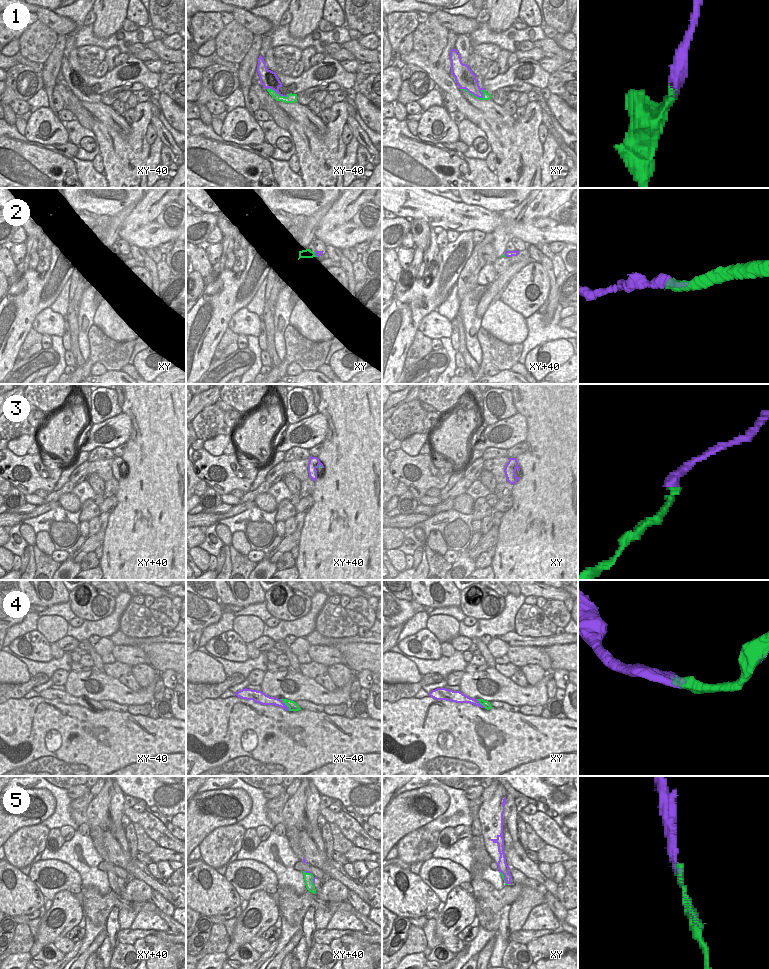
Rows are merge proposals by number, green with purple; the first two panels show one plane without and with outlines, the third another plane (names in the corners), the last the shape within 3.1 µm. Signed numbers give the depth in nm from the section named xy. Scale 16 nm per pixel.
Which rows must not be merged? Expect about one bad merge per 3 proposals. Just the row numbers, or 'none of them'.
2

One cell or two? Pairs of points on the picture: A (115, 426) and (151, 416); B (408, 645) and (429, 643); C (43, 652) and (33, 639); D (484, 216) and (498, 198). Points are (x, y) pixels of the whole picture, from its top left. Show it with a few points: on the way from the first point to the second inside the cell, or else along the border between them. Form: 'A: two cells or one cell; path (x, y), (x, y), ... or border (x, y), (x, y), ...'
A: two cells; border (123, 412), (131, 422), (131, 434), (125, 442)
B: one cell; path (413, 645), (424, 645)
C: one cell; path (40, 649), (33, 642)
D: two cells; border (465, 204), (479, 205), (495, 212)

